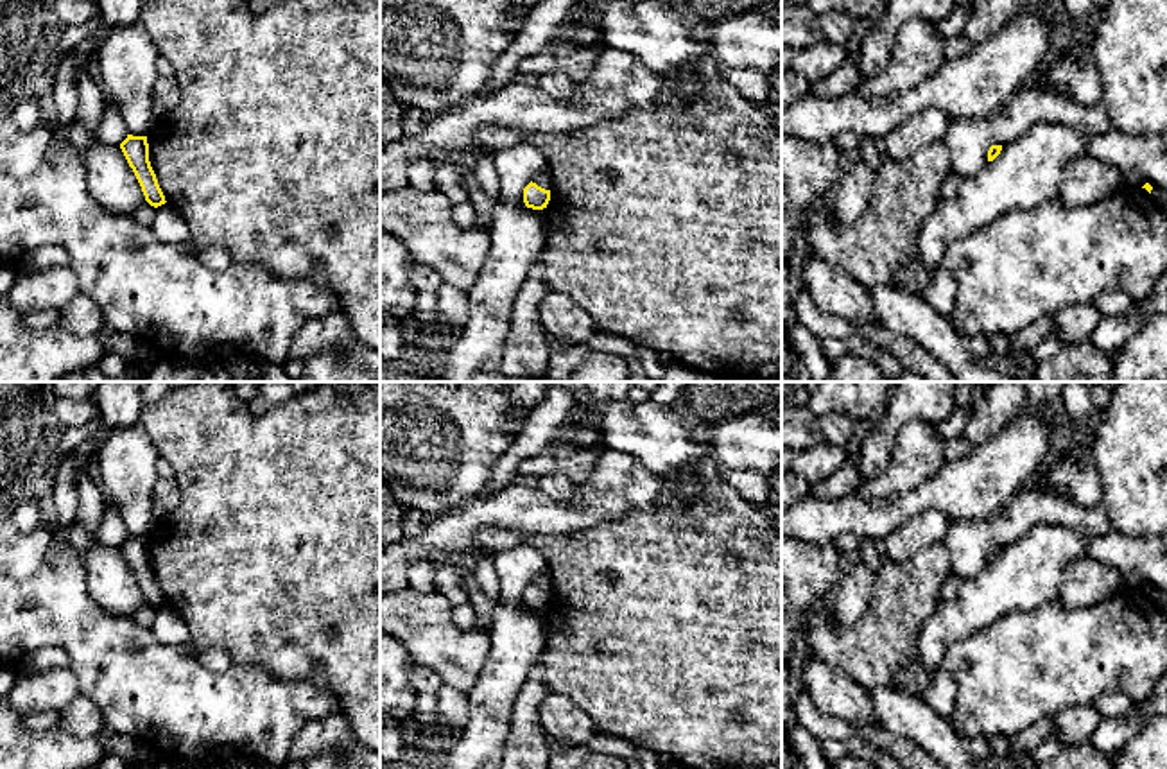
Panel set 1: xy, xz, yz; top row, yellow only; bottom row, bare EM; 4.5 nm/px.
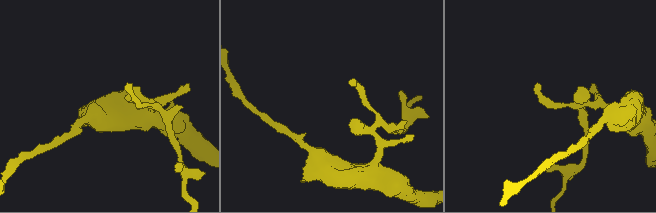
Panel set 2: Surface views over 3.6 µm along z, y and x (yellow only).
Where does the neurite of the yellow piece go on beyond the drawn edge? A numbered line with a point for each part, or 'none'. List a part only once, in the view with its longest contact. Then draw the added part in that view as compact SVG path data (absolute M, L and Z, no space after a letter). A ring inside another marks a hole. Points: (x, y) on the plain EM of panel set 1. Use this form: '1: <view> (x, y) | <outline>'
none

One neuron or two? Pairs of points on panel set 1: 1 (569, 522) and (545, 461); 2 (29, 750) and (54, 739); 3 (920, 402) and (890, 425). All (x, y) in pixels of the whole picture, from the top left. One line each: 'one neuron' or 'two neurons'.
1: two neurons
2: one neuron
3: one neuron

